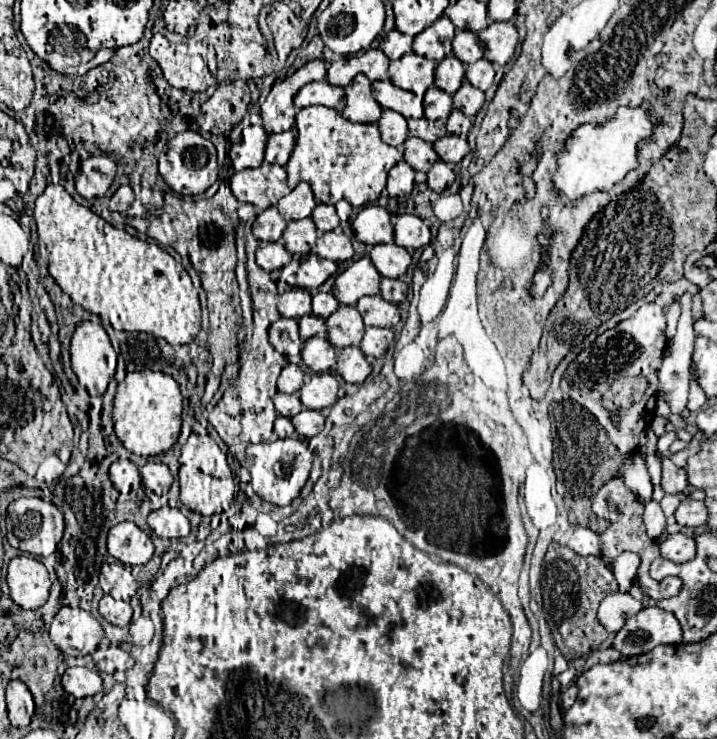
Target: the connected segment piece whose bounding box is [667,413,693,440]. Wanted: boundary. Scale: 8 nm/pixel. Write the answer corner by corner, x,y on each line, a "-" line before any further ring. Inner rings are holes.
670,413
667,420
675,426
677,436
679,436
681,440
691,440
691,438
693,438
693,436
685,430
686,421
680,415

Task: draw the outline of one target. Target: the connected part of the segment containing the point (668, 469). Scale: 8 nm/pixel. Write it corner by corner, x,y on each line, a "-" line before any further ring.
661,458
661,488
665,494
681,494
687,488
685,468
677,468
669,458

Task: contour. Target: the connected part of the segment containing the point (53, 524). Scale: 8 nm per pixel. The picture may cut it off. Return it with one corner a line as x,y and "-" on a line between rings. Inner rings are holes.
19,498
7,508
7,540
13,548
29,552
33,556
51,556
63,536
63,514
61,510
41,498

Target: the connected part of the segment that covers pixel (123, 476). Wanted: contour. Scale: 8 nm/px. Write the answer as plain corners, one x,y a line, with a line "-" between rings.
121,458
117,462
111,464
111,482
115,484
115,488
121,492
121,494
129,494
133,490
139,490
141,486
141,476
139,476
139,470
133,462
129,462
127,458

